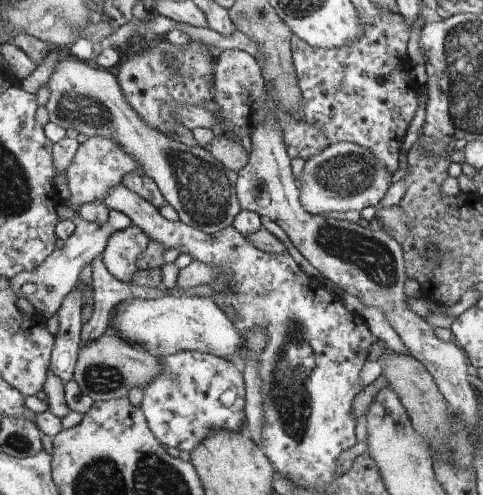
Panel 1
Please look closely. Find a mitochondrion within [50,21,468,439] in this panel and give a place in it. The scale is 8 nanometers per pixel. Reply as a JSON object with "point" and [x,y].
{"point":[203,188]}

